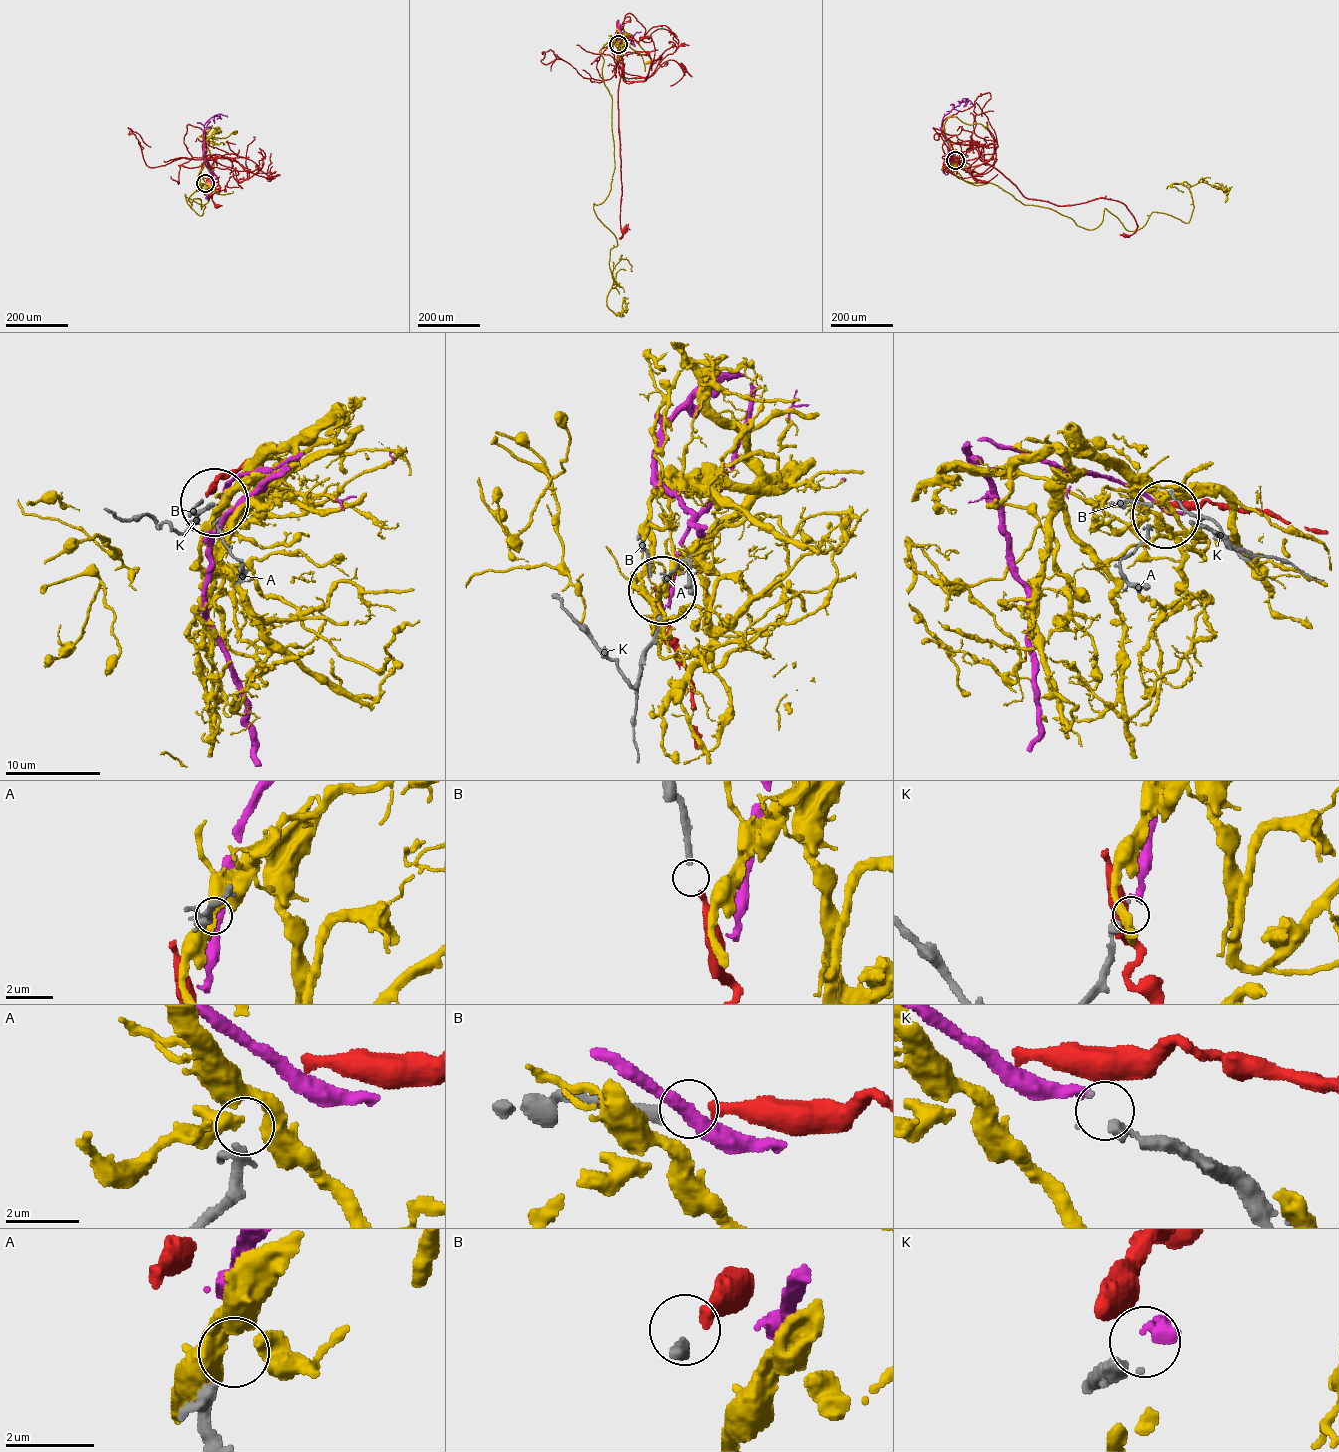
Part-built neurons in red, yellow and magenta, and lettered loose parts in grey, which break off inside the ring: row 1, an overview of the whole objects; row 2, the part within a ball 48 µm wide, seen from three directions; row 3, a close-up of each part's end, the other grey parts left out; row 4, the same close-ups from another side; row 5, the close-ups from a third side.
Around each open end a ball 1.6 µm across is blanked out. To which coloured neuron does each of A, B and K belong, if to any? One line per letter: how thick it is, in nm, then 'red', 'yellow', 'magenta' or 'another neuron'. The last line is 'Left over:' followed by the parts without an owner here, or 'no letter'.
A: 340 nm | yellow
B: 280 nm | red
K: 40 nm | magenta
Left over: no letter

